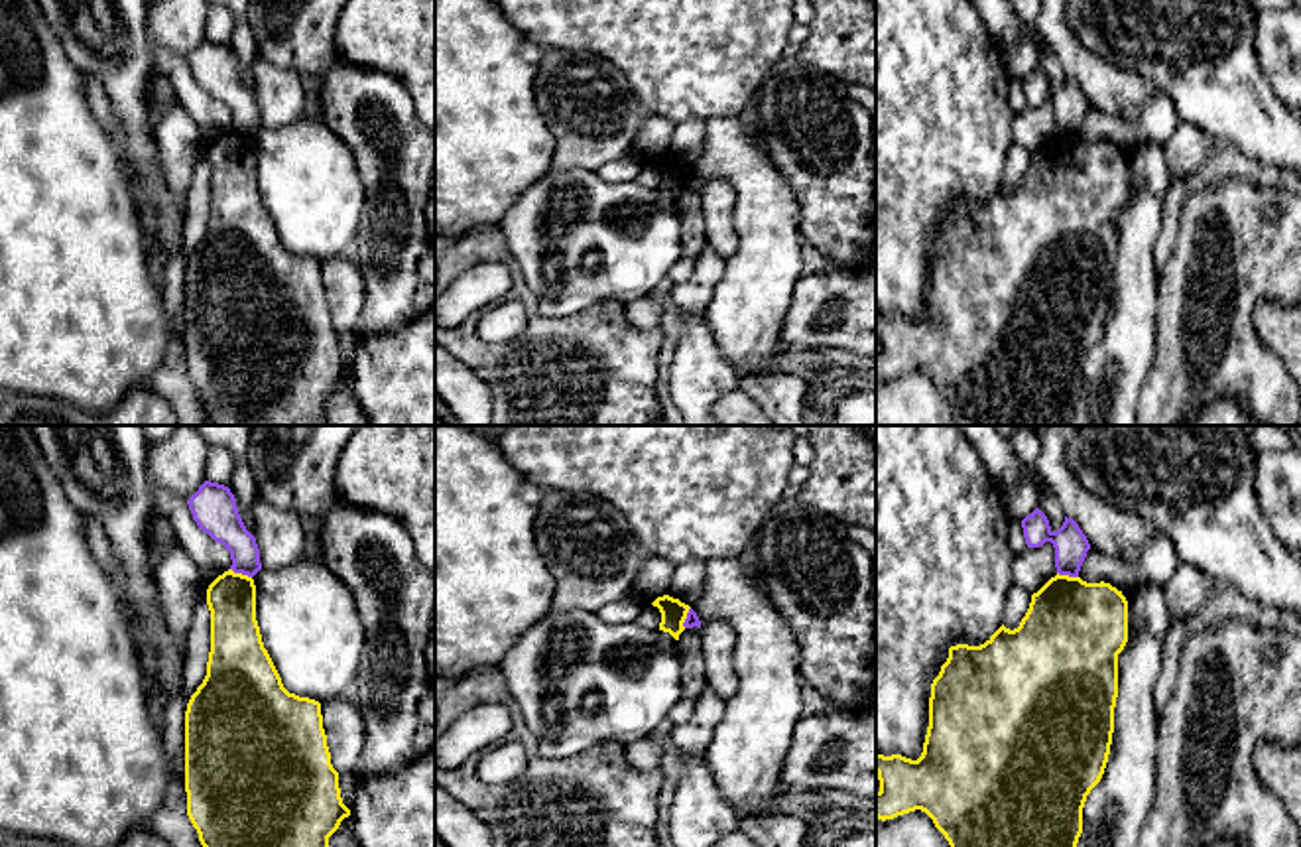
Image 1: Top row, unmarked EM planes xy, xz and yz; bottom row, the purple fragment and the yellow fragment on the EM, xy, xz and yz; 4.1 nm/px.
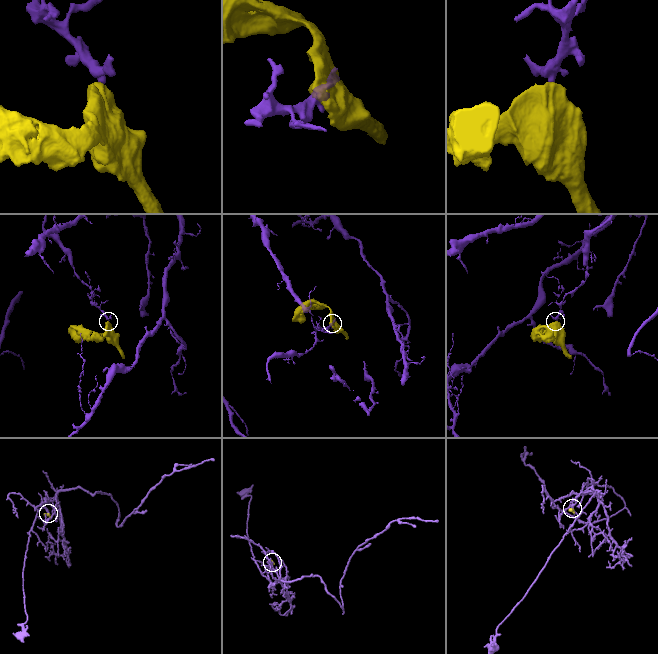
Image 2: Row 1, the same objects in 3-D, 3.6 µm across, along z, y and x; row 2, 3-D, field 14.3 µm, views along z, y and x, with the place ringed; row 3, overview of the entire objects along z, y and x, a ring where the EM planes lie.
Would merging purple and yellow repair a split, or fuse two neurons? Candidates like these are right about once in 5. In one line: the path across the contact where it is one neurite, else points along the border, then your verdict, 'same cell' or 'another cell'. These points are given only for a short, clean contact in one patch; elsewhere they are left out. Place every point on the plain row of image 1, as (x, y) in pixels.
border along xy (231, 127), (250, 136); another cell

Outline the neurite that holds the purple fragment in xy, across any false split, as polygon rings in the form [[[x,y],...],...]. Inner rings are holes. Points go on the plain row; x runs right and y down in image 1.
[[[205,39],[187,63],[197,85],[230,110],[234,132],[254,136],[262,128],[256,97],[246,89],[228,45]]]

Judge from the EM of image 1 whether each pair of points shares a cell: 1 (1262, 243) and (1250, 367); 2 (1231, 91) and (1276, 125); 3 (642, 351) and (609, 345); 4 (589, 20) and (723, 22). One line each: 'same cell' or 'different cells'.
1: same cell
2: same cell
3: same cell
4: same cell

